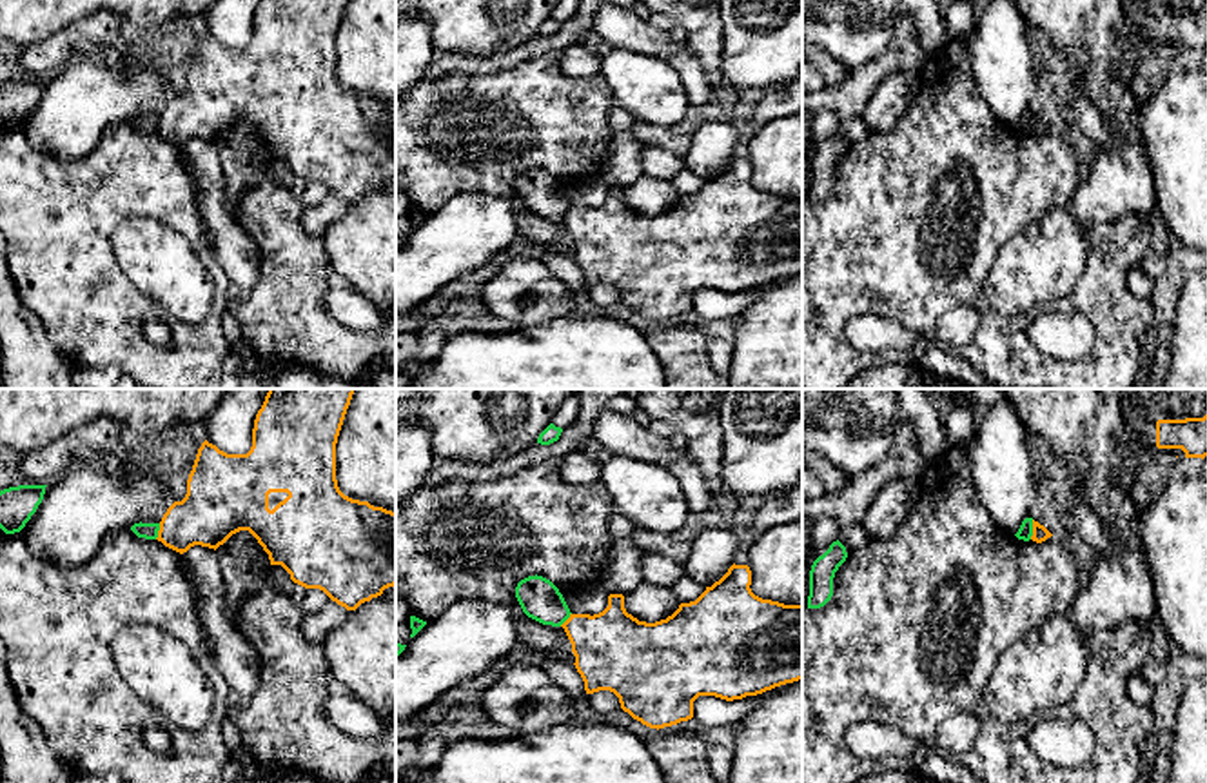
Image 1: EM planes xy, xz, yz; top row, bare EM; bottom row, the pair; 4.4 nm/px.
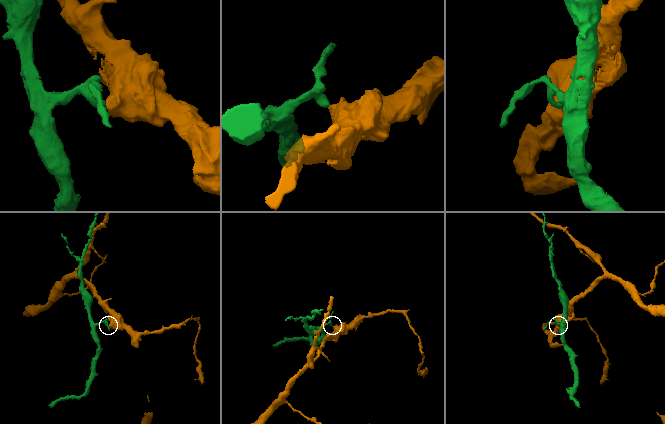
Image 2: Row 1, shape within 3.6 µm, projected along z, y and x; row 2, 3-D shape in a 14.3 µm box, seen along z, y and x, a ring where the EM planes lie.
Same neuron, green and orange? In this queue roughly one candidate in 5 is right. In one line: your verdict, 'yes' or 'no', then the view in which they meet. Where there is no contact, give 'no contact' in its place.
no | yz

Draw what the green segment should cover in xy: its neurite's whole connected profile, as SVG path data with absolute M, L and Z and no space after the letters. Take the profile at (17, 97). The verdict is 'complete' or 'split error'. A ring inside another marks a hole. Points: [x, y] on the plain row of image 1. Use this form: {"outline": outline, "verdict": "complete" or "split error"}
{"outline": "M18 78L0 84L0 122L20 125L44 93L47 78Z", "verdict": "complete"}

